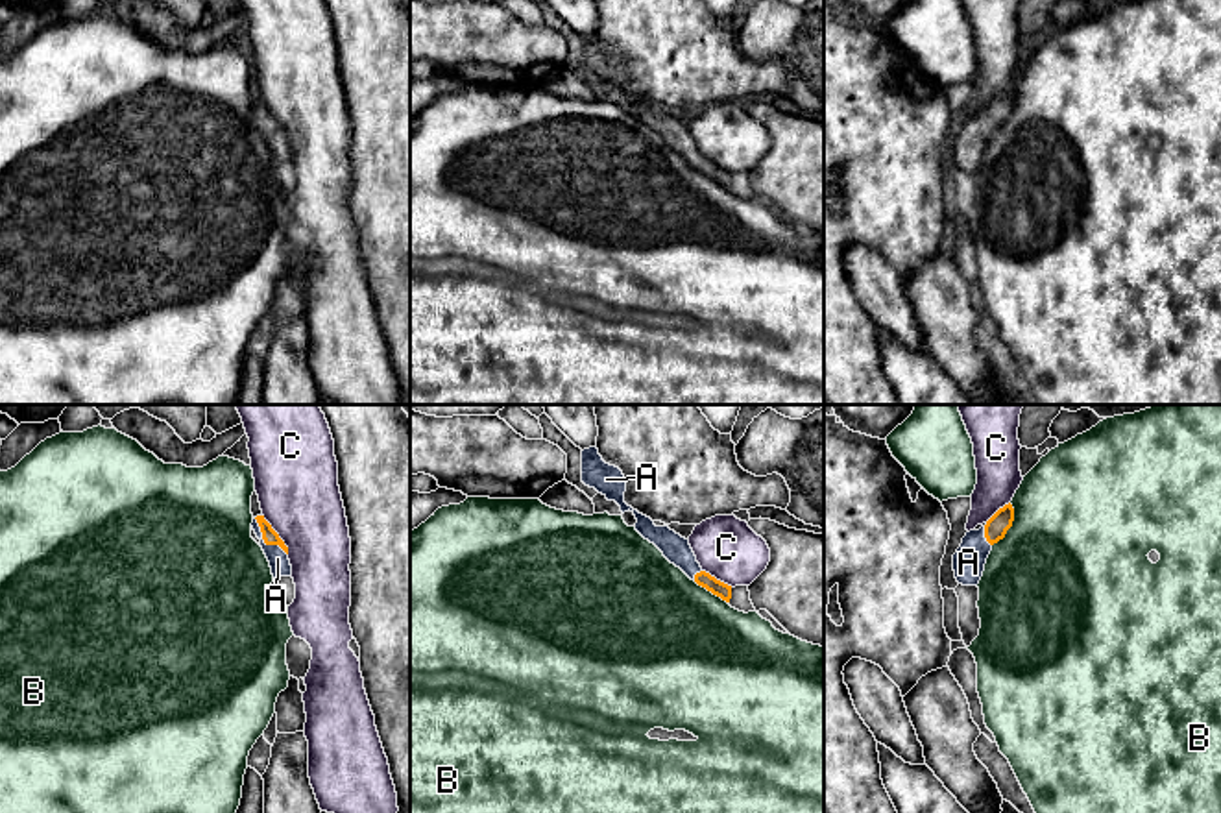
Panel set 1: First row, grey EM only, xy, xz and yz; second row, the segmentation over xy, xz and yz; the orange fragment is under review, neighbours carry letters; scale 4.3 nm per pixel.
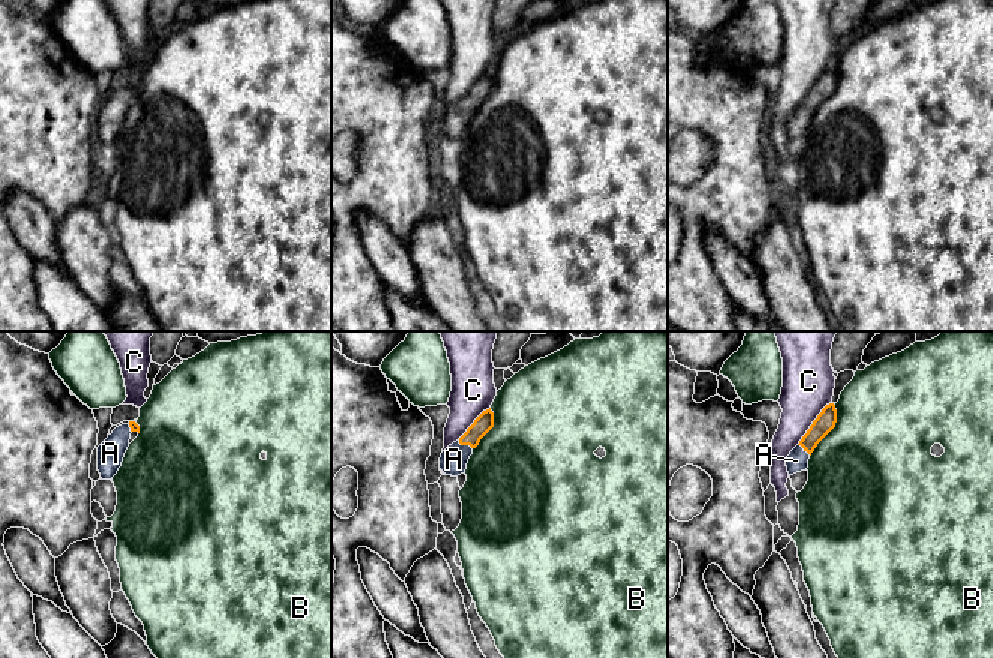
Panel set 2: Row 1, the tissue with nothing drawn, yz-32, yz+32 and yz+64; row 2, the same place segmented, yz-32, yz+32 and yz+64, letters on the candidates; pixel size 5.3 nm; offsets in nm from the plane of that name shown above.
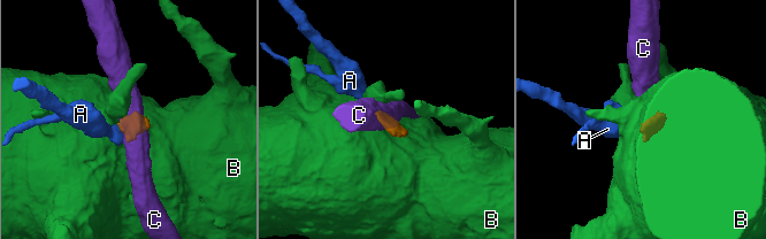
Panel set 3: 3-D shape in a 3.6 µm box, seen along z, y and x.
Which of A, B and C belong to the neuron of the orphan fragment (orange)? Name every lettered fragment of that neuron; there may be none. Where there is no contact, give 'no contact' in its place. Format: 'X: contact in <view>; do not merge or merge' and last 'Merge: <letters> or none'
A: contact in xy; merge
B: contact in yz; do not merge
C: contact in xy; do not merge
Merge: A

